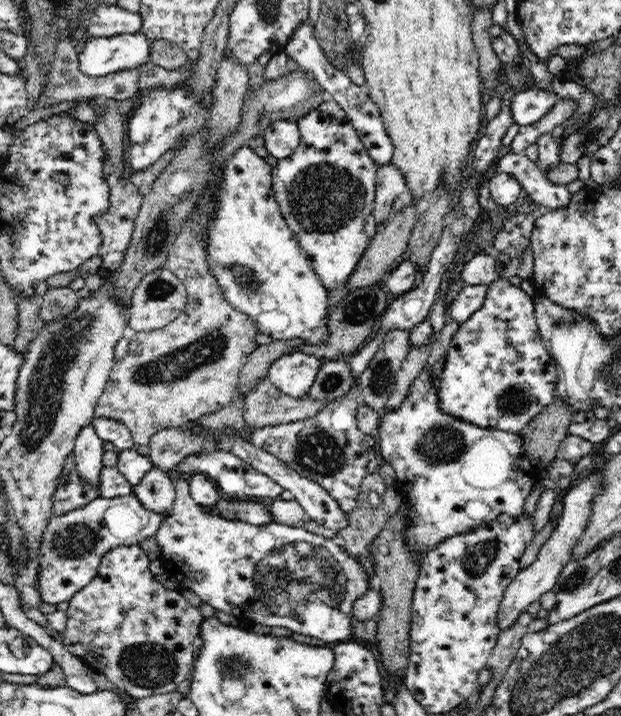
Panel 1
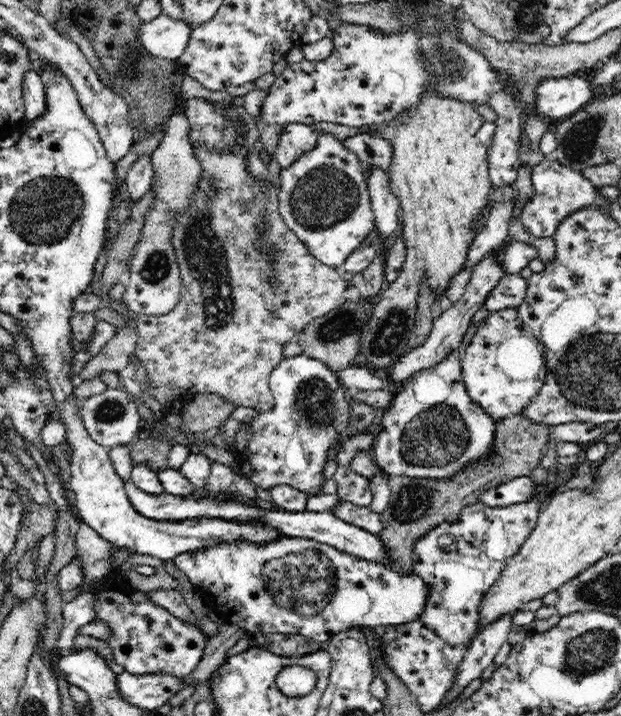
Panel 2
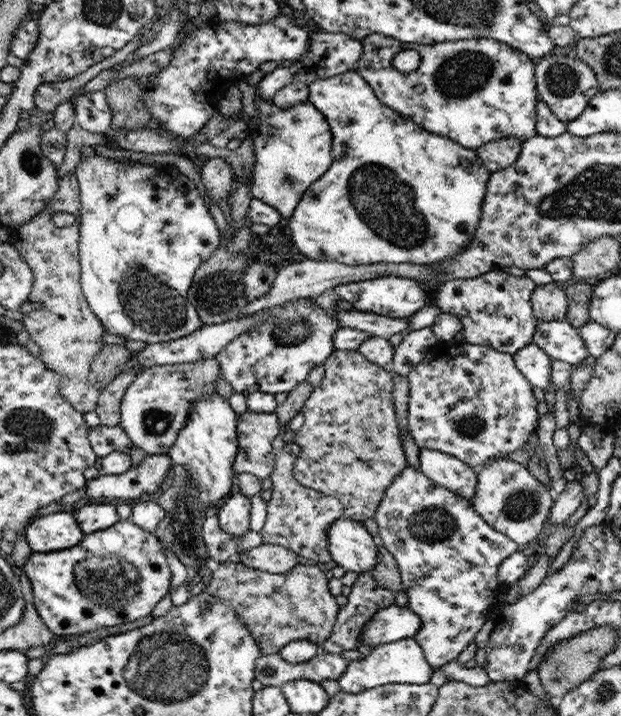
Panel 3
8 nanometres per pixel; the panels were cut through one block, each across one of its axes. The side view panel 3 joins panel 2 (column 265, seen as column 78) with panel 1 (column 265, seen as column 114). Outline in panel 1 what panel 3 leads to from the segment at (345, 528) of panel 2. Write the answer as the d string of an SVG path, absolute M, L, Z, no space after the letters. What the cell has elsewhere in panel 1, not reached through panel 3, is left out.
M224 499L214 502L212 506L200 506L204 512L214 517L222 517L229 521L242 521L244 523L262 526L272 524L271 514L267 504L254 503L251 500Z

